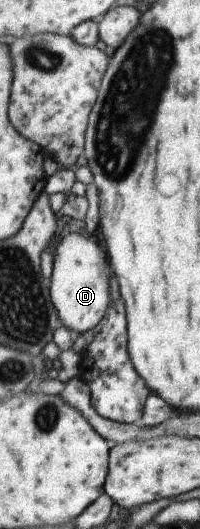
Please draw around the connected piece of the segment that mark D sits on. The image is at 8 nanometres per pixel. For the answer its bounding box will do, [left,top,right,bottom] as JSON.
[48,233,109,335]

